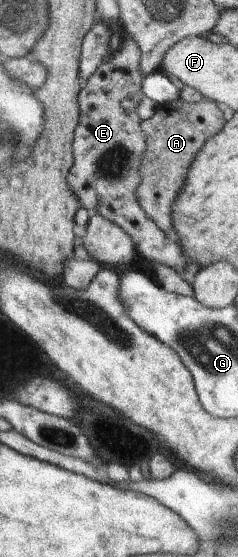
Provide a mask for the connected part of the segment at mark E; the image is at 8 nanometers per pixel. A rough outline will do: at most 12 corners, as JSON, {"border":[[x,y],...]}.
{"border":[[142,50],[119,52],[79,95],[70,187],[138,254],[180,273],[182,248],[138,190],[148,138]]}

